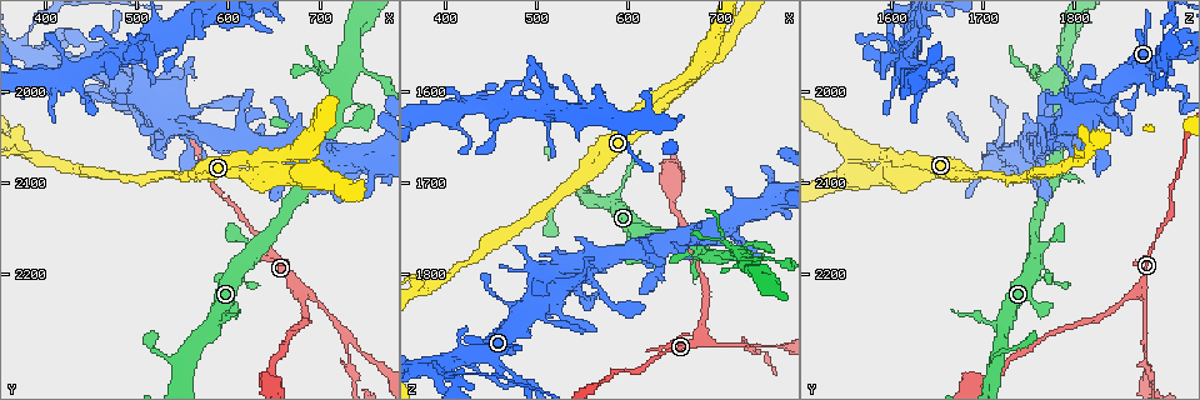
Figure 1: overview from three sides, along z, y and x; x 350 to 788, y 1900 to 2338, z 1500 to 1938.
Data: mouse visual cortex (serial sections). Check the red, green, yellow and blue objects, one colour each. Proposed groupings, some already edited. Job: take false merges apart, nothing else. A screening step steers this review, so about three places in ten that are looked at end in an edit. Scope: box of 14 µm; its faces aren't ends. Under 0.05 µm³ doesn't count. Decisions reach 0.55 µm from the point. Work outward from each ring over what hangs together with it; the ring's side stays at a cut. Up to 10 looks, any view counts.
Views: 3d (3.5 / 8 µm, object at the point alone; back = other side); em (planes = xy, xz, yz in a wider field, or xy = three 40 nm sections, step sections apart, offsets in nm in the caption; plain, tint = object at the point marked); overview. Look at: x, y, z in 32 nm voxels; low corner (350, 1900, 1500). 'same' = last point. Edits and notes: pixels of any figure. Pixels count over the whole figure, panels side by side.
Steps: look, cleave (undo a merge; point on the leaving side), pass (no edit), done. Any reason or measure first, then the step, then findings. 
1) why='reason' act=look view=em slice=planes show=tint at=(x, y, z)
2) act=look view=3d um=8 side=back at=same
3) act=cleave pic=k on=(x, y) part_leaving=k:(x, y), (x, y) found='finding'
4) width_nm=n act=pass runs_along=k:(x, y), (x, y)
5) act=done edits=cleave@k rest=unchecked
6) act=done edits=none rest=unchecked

why='a narrow waist' act=look view=3d um=8 at=(385, 1935, 1895)

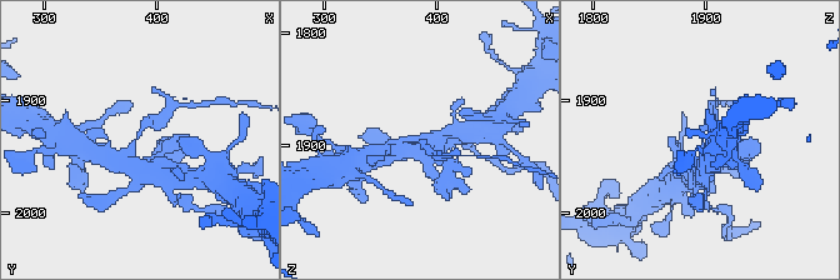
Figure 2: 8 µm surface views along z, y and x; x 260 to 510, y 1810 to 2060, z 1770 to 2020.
act=look view=3d um=3.5 at=(380, 1936, 1894)

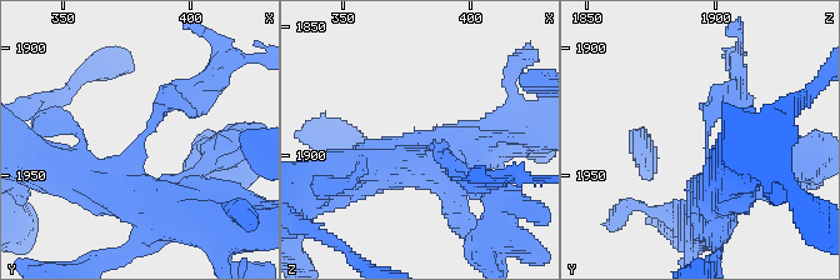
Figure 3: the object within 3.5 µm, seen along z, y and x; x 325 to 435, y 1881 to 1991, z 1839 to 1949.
arm_widths_nm=200,600 act=cleave pic=3 on=(191, 114) part_leaving=3:(153, 123), (241, 56) found='two cells meet here'

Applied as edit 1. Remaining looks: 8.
why='calibre changes' act=look view=3d um=3.5 at=(472, 1960, 1908)

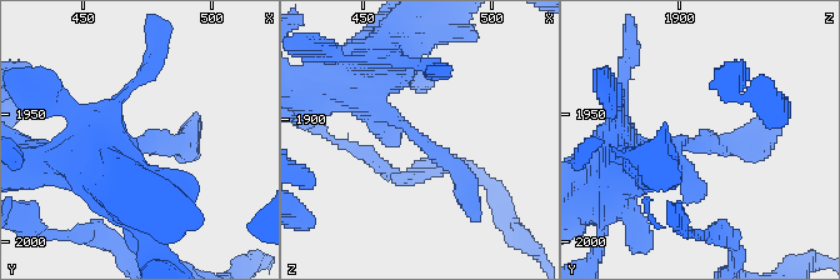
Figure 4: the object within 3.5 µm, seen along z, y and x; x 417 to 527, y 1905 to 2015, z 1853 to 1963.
arm_widths_nm=300,300 why='shape alone is not enough' act=look view=em slice=xy step=1 show=tint at=(472, 1960, 1907)

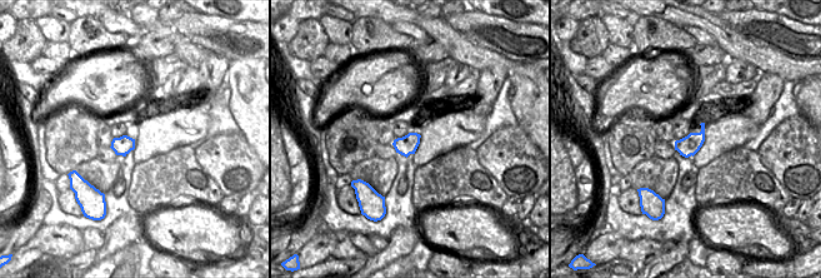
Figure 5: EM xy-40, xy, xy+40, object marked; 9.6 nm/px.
act=pass runs_along=4:(385, 56), (370, 101), (459, 171), (466, 198) found='one cell here'

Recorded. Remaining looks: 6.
act=look view=3d um=3.5 at=(390, 2070, 1810)

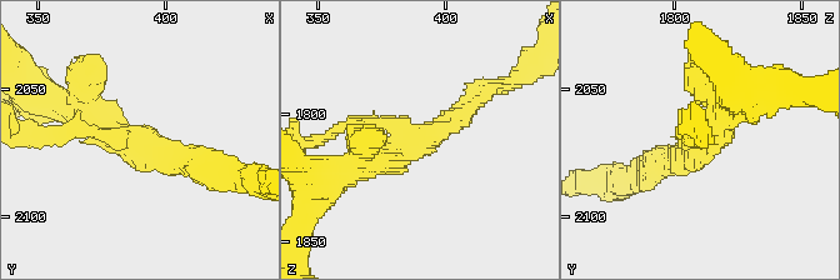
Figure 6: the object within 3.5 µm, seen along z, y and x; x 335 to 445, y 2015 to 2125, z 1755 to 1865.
arms=3 arm_widths_nm=150,250,400 act=look view=em slice=xy step=5 show=tint at=(387, 2070, 1810)

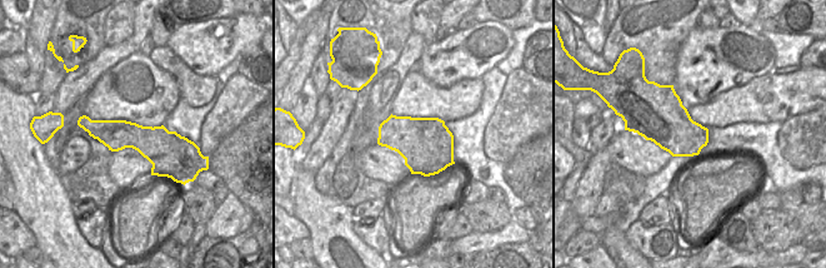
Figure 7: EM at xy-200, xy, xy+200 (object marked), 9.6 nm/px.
act=cleave pic=6 on=(64, 129) part_leaving=6:(391, 125), (358, 119), (319, 135) found='a second cell is stuck on'

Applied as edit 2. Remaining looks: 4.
act=look view=overview

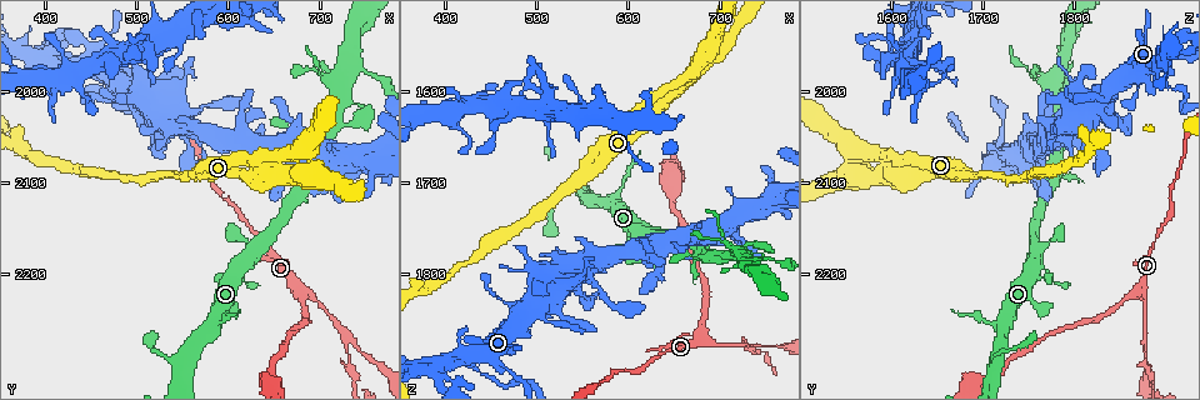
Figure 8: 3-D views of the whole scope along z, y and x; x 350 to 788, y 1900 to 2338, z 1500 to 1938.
why='a fork' act=look view=3d um=3.5 at=(680, 2215, 1870)

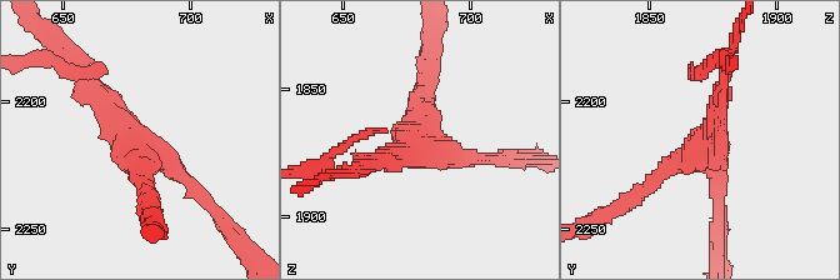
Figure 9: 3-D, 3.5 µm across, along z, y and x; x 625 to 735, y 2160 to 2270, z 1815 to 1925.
why='need the tissue' act=look view=em slice=planes show=tint at=(677, 2214, 1873)

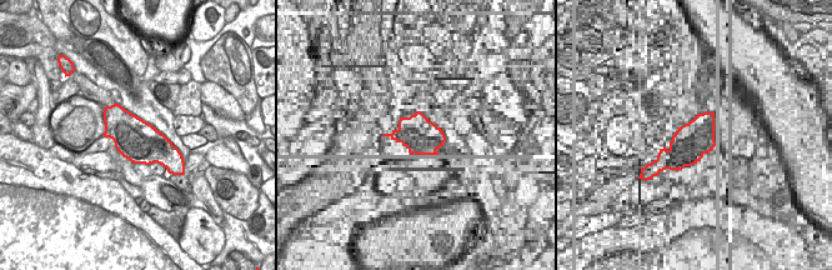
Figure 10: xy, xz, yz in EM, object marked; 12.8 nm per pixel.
act=look view=em slice=xy step=5 show=tint at=same

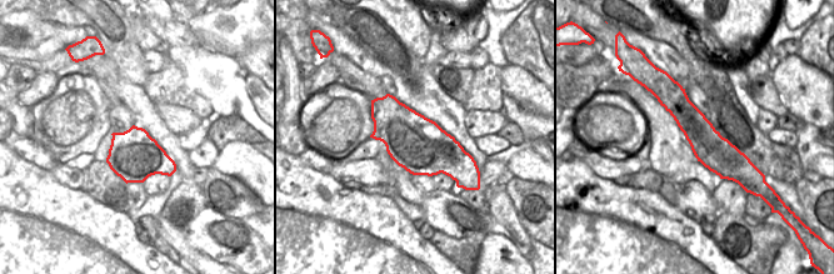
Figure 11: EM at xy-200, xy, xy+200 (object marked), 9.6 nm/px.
act=pass runs_along=11:(677, 90), (727, 175) found='all the same cell'

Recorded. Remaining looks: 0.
act=done edits=cleave@3,cleave@6 rest=unchecked

